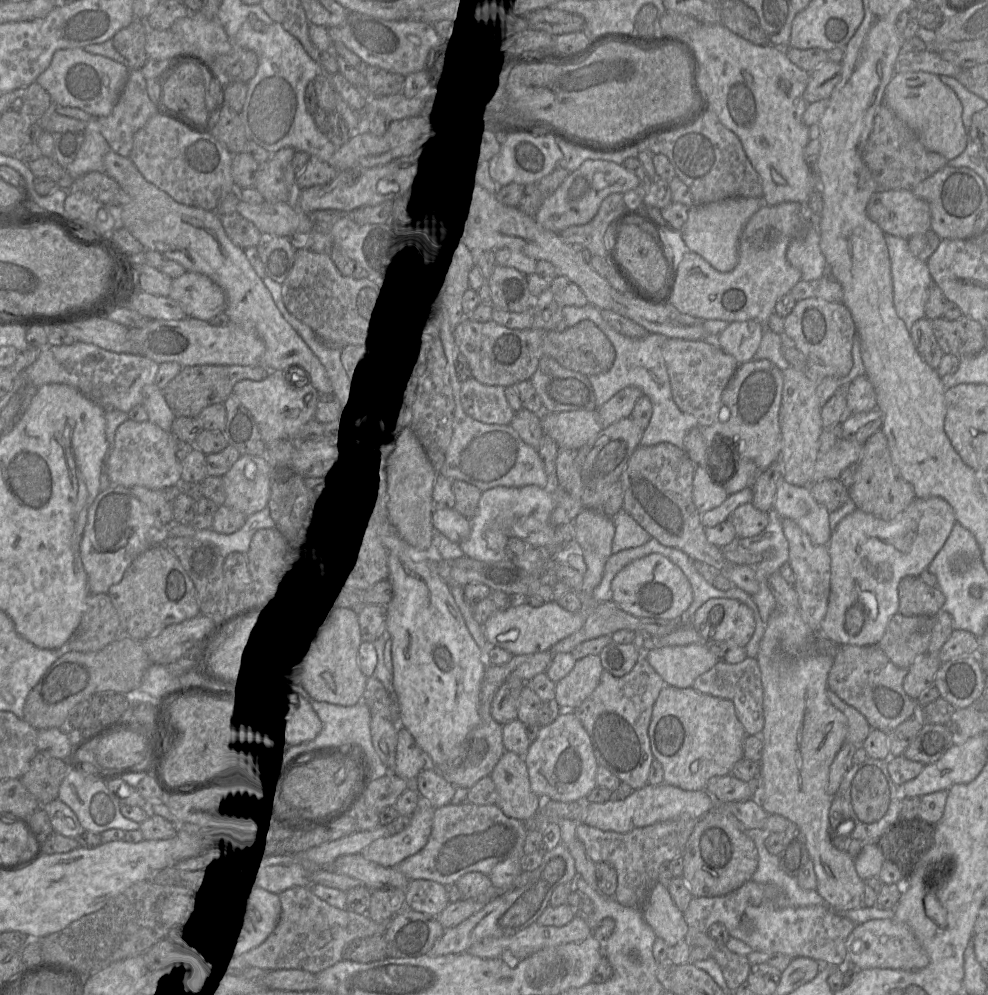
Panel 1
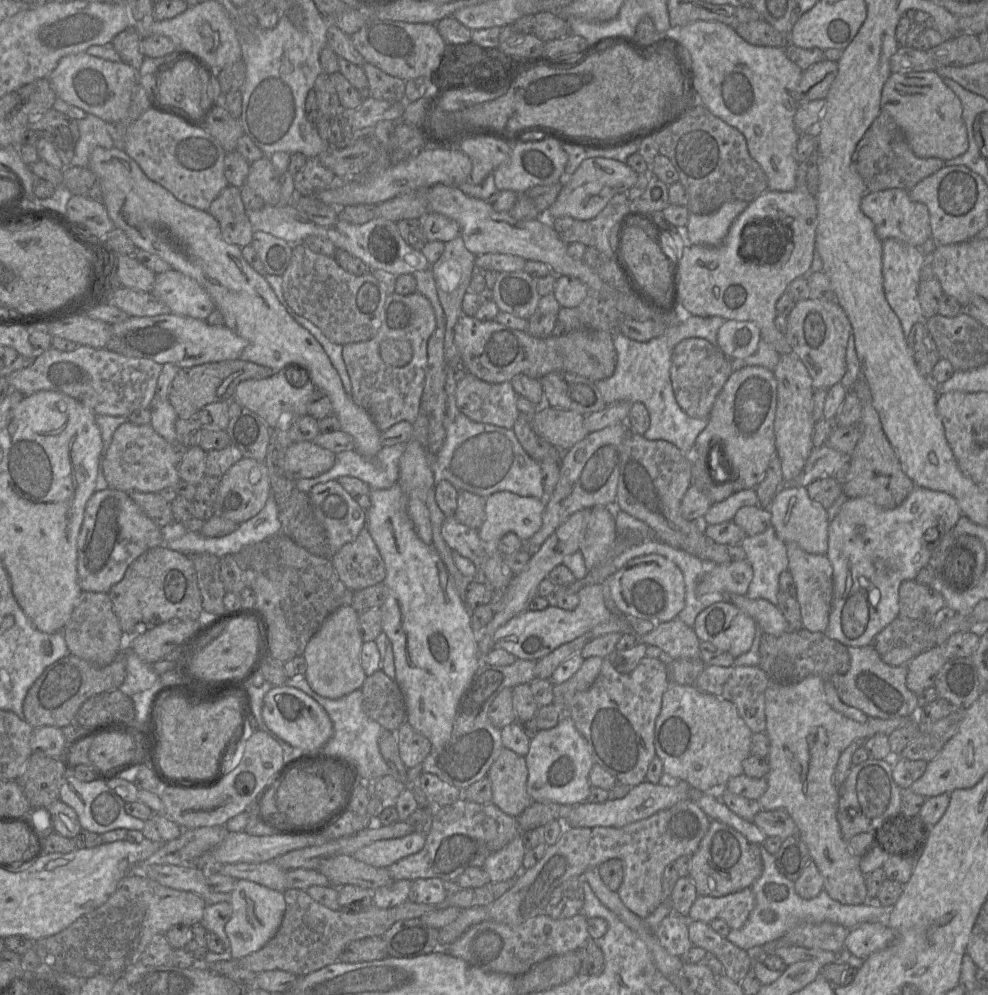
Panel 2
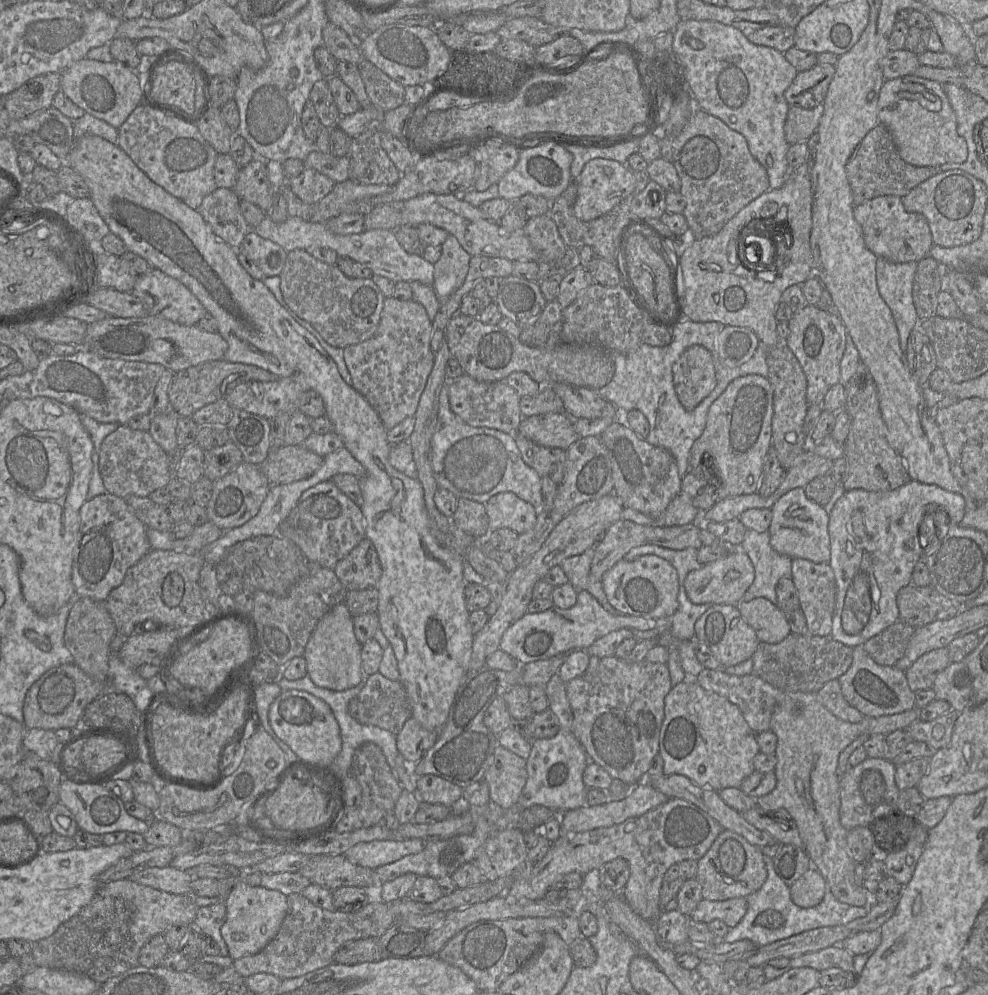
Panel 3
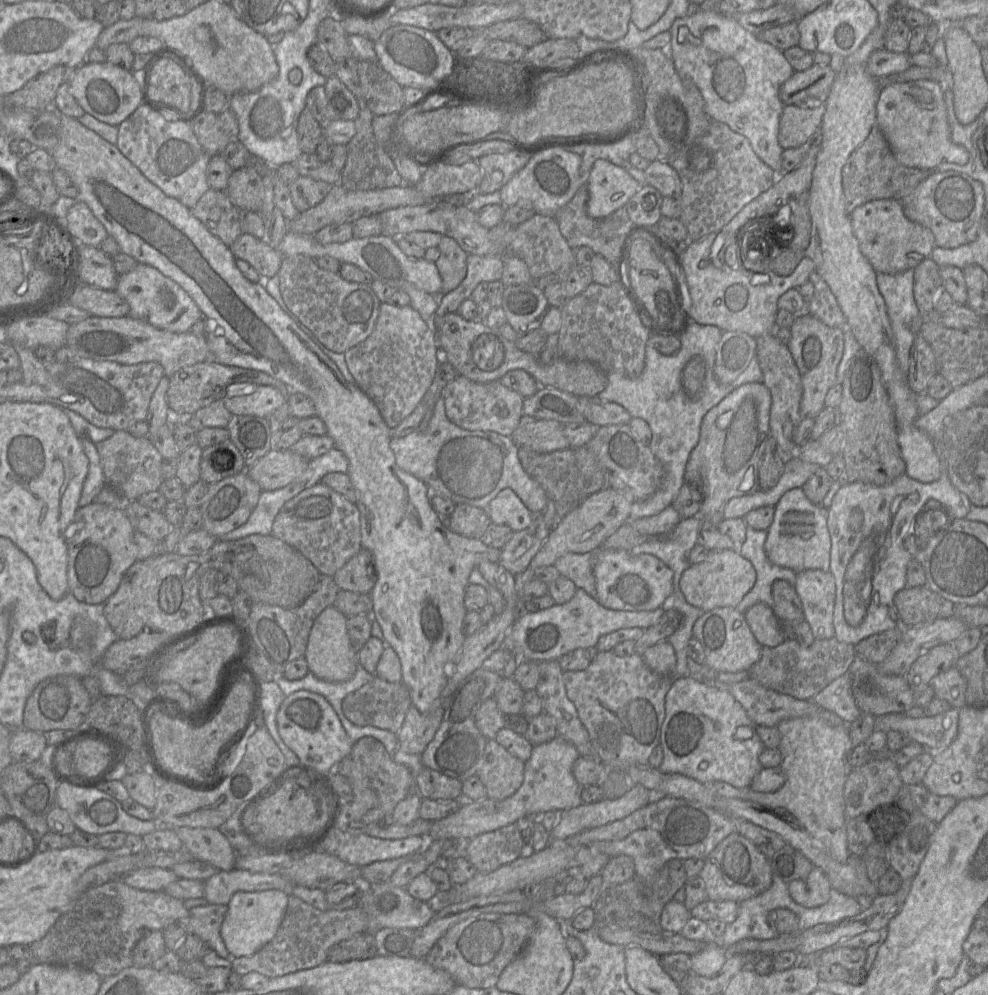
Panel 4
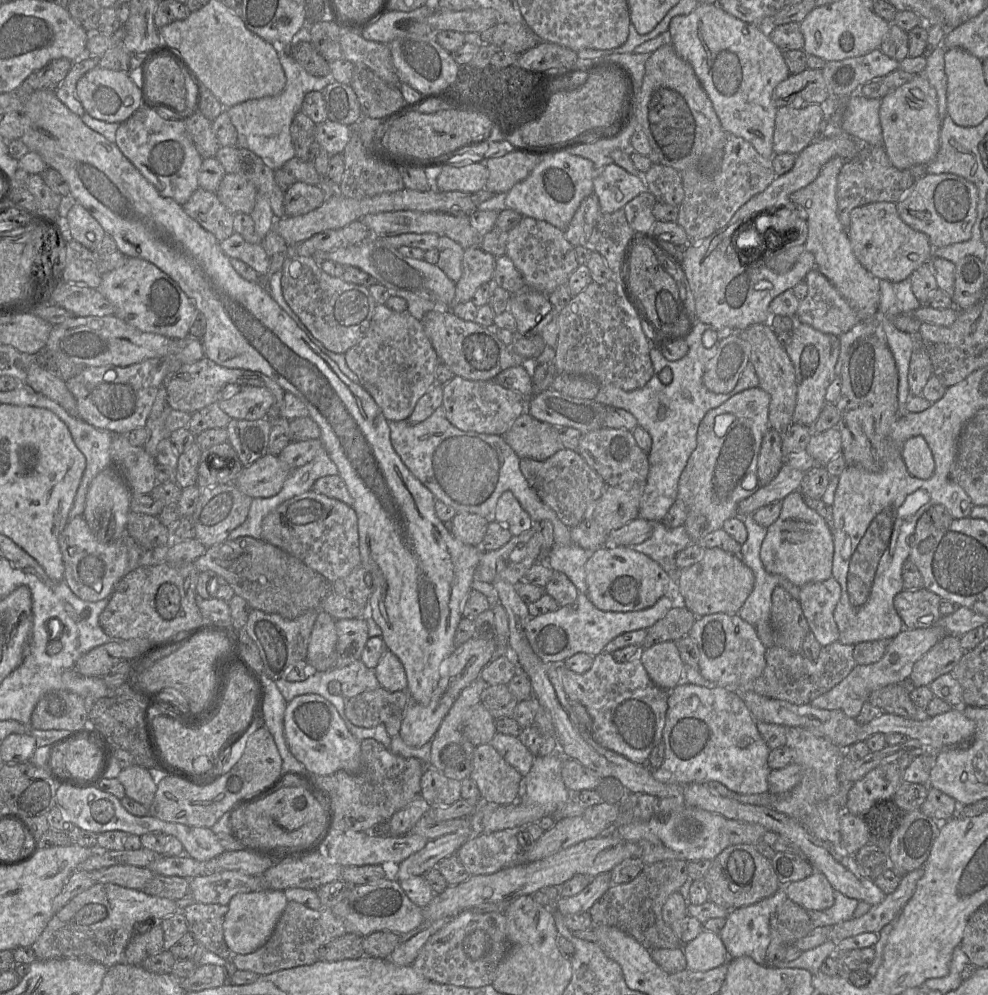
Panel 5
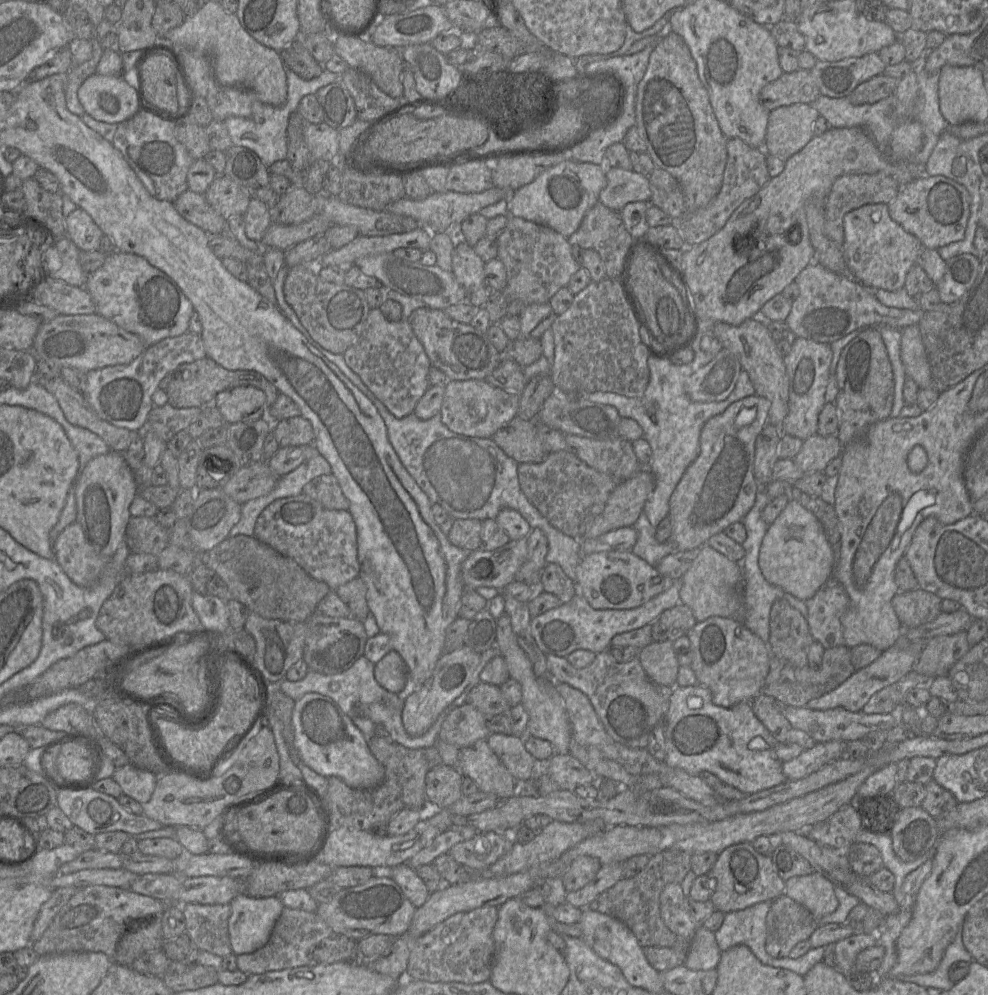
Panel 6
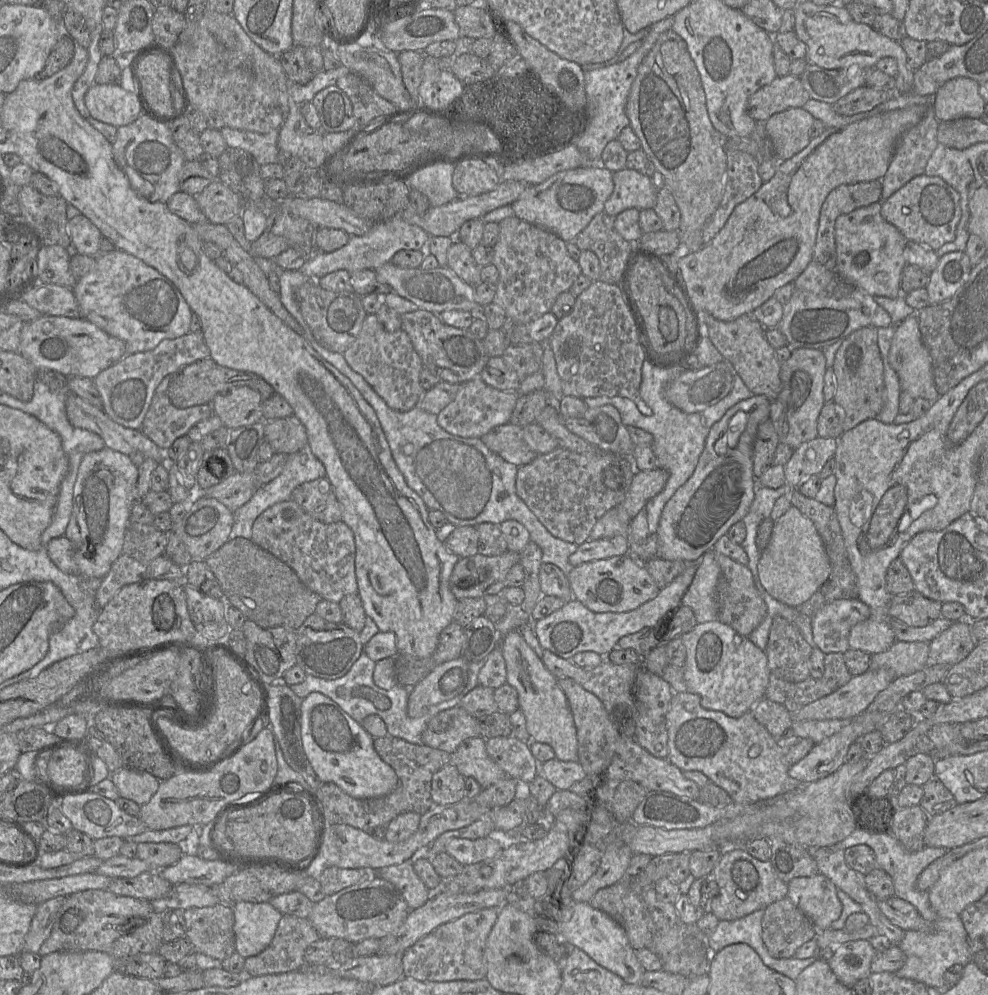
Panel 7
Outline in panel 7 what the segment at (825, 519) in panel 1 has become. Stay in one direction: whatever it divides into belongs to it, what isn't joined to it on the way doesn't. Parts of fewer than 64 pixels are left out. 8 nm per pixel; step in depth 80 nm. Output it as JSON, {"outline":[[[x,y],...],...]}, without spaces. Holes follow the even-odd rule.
{"outline":[[[793,505],[774,521],[767,547],[761,552],[758,575],[763,588],[776,600],[796,608],[824,584],[831,565],[813,522]]]}

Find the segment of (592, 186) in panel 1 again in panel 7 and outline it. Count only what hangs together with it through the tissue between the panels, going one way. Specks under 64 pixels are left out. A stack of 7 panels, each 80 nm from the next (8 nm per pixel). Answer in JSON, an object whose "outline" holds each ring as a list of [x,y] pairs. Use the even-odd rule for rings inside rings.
{"outline":[[[624,168],[613,173],[614,189],[604,204],[604,211],[616,217],[630,208],[654,209],[657,201],[659,177],[650,177],[636,170]]]}

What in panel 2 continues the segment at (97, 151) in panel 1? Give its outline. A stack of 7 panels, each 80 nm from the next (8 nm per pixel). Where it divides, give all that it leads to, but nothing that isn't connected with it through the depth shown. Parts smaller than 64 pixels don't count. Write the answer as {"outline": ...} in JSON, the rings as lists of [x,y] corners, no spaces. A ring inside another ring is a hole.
{"outline":[[[87,114],[84,119],[78,120],[80,137],[75,147],[74,156],[70,166],[87,167],[90,155],[96,147],[111,149],[114,147],[113,140],[107,131],[107,123],[99,117]]]}

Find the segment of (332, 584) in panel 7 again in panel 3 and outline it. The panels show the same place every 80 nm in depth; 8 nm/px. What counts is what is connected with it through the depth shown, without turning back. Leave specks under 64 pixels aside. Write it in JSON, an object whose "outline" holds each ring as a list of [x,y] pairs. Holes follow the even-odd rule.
{"outline":[[[329,480],[304,491],[297,505],[280,523],[277,534],[296,544],[309,562],[334,570],[338,561],[346,557],[365,538],[364,517],[361,508]]]}

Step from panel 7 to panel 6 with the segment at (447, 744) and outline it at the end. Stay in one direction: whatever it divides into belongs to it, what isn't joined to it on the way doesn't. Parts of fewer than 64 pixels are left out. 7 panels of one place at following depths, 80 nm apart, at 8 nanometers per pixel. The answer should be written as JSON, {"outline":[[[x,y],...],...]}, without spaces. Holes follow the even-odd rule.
{"outline":[[[470,704],[453,708],[442,723],[438,739],[460,749],[473,745],[478,740],[486,740],[491,734],[487,727],[487,718]]]}

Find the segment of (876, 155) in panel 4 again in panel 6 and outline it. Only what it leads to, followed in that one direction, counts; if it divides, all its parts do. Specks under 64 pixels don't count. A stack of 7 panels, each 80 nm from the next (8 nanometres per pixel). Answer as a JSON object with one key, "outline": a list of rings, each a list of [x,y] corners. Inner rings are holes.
{"outline":[[[884,172],[875,174],[846,174],[840,176],[834,182],[831,191],[826,199],[825,214],[825,234],[838,247],[842,247],[844,242],[844,216],[855,209],[867,204],[889,204],[900,193],[902,186],[890,175]]]}

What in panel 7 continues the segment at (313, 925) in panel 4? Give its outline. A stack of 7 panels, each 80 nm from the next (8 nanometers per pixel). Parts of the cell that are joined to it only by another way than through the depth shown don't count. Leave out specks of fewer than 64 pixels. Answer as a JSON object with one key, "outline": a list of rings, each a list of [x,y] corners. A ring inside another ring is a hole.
{"outline":[[[283,915],[268,947],[255,956],[245,958],[244,976],[277,974],[305,968],[305,951],[320,938],[307,918]]]}

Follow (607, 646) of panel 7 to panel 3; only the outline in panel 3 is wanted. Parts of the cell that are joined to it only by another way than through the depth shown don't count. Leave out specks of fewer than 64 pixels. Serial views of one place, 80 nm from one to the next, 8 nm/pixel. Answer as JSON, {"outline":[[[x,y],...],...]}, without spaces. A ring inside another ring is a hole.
{"outline":[[[579,591],[576,604],[568,609],[552,606],[539,613],[526,613],[504,632],[499,648],[520,664],[545,660],[573,650],[586,650],[597,639],[612,631],[627,628],[631,630],[652,630],[660,621],[640,616],[614,615],[605,610],[588,591]]]}

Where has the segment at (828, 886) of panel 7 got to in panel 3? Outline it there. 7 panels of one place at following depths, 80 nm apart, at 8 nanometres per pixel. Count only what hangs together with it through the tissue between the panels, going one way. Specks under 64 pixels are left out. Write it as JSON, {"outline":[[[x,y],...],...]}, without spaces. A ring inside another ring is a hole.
{"outline":[[[813,866],[790,886],[792,901],[802,908],[818,905],[823,900],[826,891],[825,879]]]}

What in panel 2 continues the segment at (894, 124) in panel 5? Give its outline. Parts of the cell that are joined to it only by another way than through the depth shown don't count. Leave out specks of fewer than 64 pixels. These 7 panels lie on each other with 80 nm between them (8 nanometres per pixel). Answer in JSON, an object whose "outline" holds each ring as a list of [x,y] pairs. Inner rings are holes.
{"outline":[[[936,71],[892,73],[881,93],[881,111],[895,120],[912,151],[920,158],[946,161],[967,151],[968,135],[962,110],[961,101]]]}

